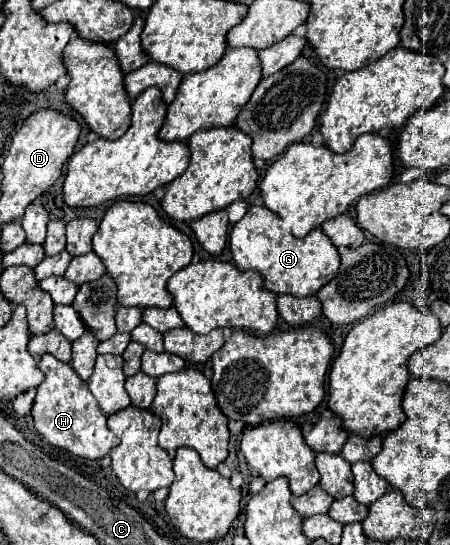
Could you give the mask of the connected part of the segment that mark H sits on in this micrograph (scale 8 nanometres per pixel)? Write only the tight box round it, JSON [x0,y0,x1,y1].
[31,354,117,460]

